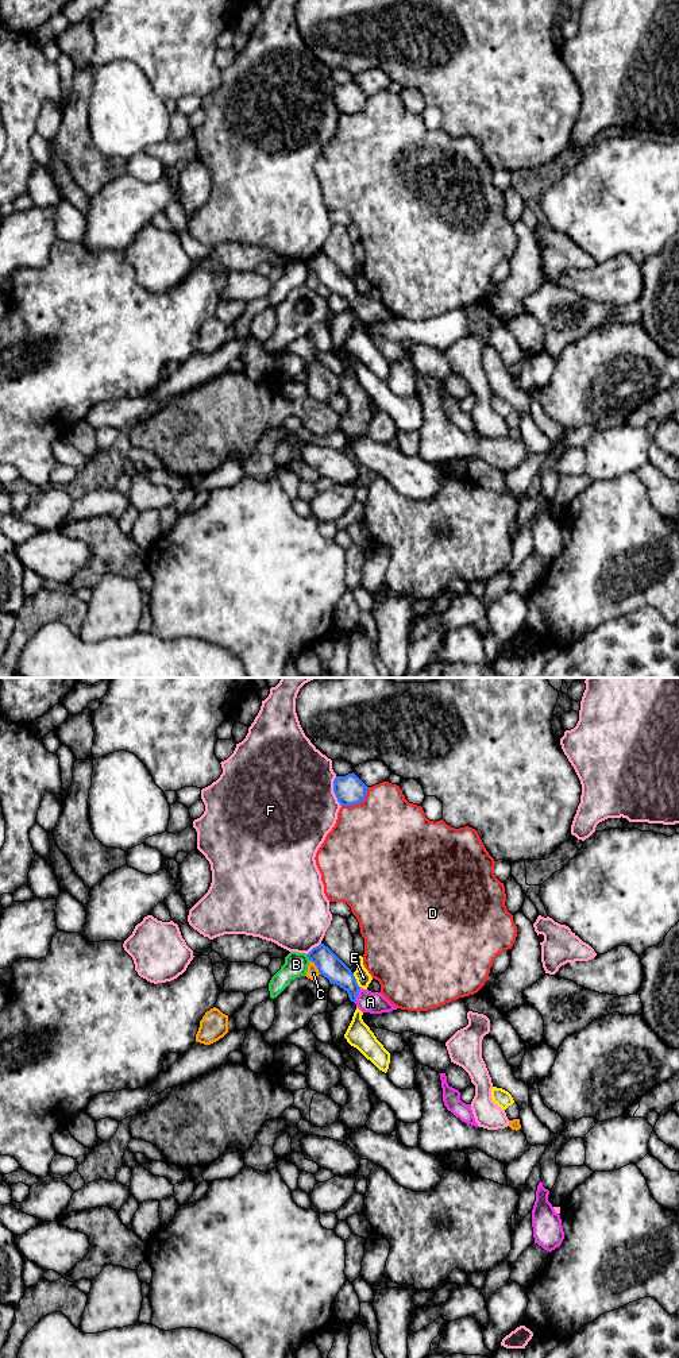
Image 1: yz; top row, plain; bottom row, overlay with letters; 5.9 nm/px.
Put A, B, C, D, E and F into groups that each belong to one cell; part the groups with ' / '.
A / B / C / D / E / F

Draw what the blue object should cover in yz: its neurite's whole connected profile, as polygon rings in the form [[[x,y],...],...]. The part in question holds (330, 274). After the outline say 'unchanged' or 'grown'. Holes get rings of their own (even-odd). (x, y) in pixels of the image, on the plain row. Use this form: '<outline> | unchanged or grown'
[[[324,252],[313,256],[306,265],[319,282],[331,293],[343,297],[362,321],[382,323],[397,319],[381,301],[360,297],[351,278]]] | grown

